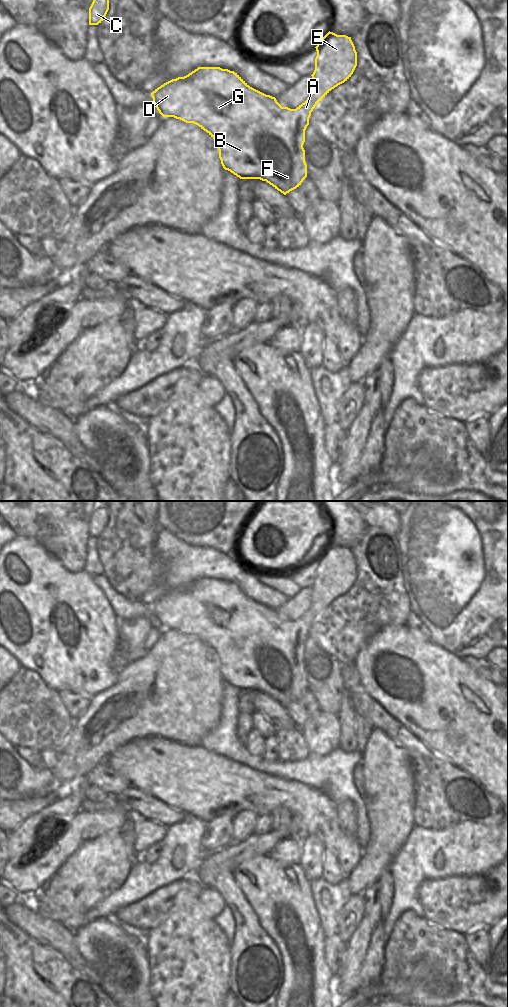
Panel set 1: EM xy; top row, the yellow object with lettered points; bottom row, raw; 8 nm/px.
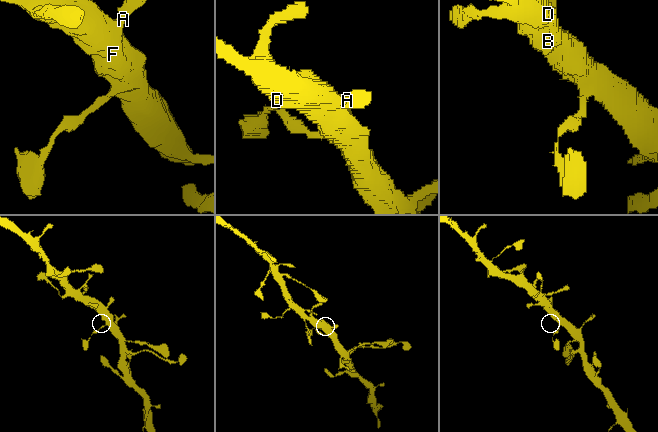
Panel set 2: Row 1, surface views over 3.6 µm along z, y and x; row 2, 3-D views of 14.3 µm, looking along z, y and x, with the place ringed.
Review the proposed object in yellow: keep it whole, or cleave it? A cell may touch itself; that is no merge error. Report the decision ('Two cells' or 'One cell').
One cell.

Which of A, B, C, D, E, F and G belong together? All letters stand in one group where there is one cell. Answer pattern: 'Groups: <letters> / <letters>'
Groups: A B C D E F G.

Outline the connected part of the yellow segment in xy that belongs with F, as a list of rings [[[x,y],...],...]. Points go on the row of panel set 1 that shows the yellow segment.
[[[328,32],[315,47],[315,70],[311,75],[311,94],[296,109],[282,107],[275,97],[250,87],[237,73],[220,67],[198,67],[184,77],[172,79],[157,89],[151,96],[157,110],[163,117],[174,117],[186,123],[194,123],[206,131],[216,142],[219,158],[225,170],[240,179],[260,179],[286,195],[301,185],[307,177],[305,162],[305,130],[315,106],[335,87],[347,81],[357,66],[357,52],[346,35]]]

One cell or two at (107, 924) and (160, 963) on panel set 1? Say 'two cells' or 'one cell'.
two cells

